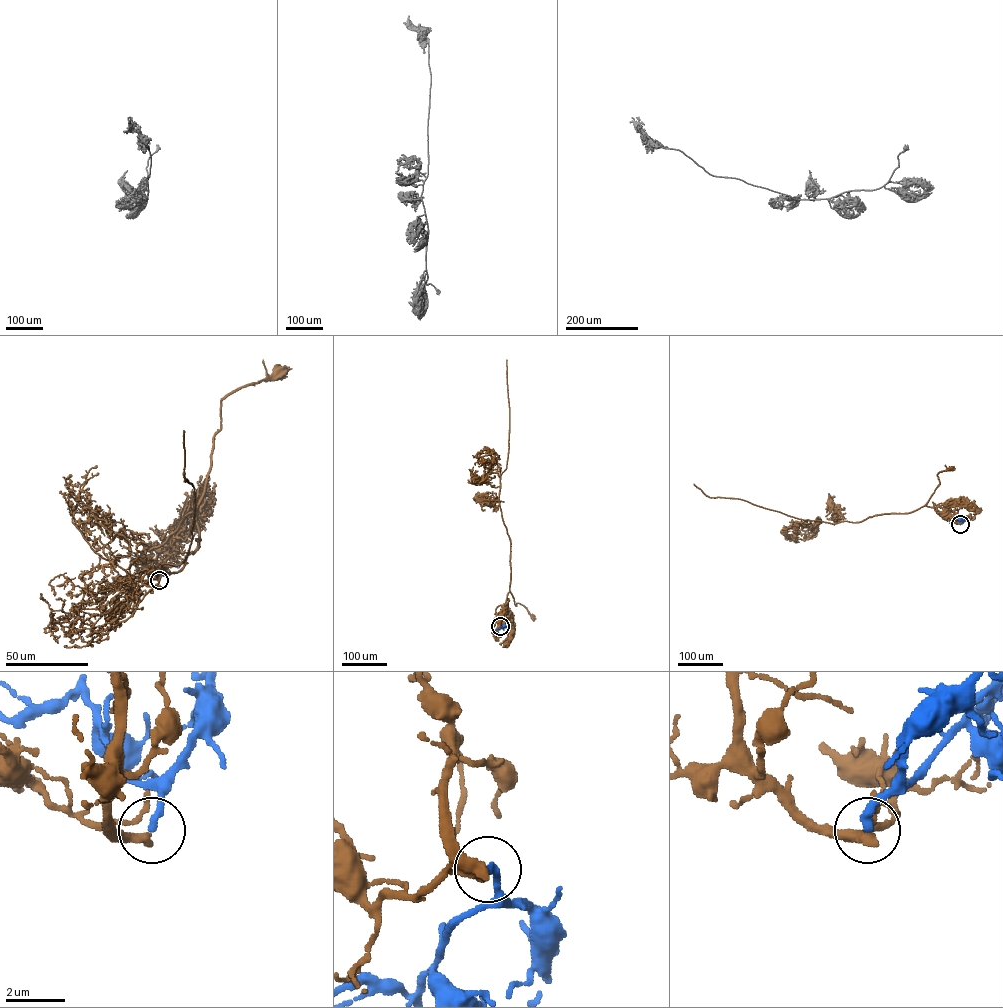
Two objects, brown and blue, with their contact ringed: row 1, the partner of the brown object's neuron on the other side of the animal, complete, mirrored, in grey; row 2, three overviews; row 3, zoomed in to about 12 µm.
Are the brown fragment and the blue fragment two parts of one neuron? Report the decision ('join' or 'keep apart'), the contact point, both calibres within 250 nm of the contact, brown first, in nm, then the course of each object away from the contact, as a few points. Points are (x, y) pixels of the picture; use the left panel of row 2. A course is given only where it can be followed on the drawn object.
join; place (159, 580); calibres 280 and 280 nm; course brown (159, 580), (155, 568), (144, 567), (143, 554), (196, 508), (220, 428), (221, 401), (276, 371); course blue (159, 579), (170, 561), (169, 549), (173, 553)

